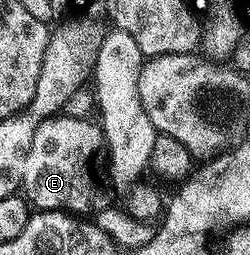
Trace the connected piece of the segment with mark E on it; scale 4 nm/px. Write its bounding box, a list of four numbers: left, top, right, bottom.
[19,116,108,216]

